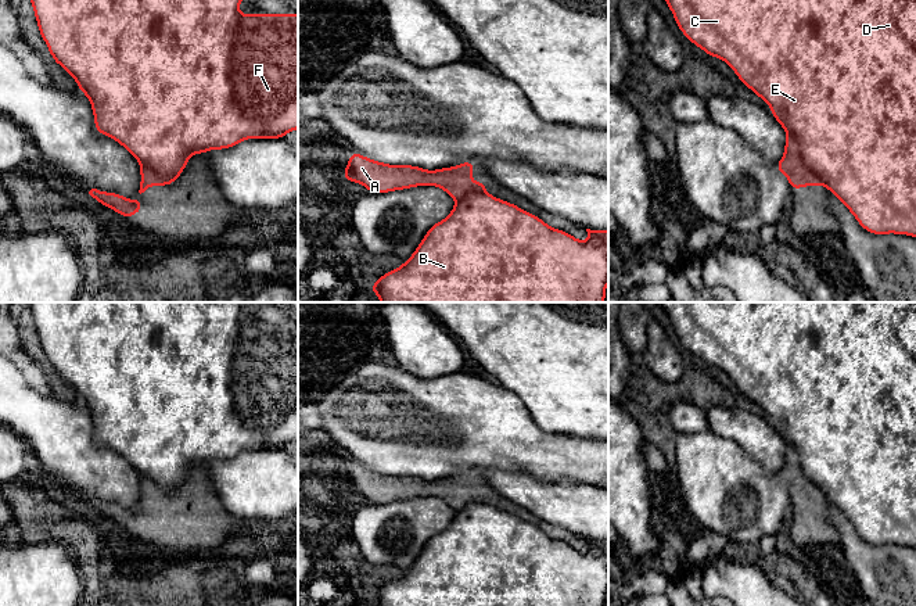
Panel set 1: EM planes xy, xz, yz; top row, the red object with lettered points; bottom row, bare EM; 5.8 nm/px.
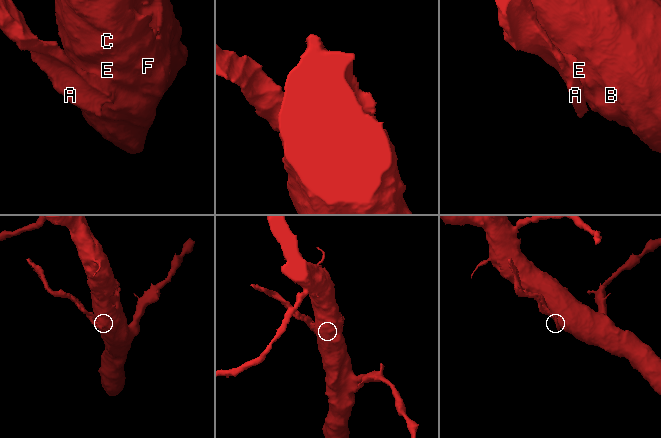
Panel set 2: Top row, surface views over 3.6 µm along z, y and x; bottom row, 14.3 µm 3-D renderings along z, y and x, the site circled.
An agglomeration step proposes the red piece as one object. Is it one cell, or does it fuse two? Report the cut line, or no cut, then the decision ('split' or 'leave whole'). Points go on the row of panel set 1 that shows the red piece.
cut in yz along (787, 133), (794, 139), (804, 164), (823, 183); split

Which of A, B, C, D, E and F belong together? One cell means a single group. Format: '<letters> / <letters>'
A / B C D E F

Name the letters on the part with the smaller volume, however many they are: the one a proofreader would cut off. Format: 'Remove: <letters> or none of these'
Remove: A

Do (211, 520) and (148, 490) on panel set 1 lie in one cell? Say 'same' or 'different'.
same

